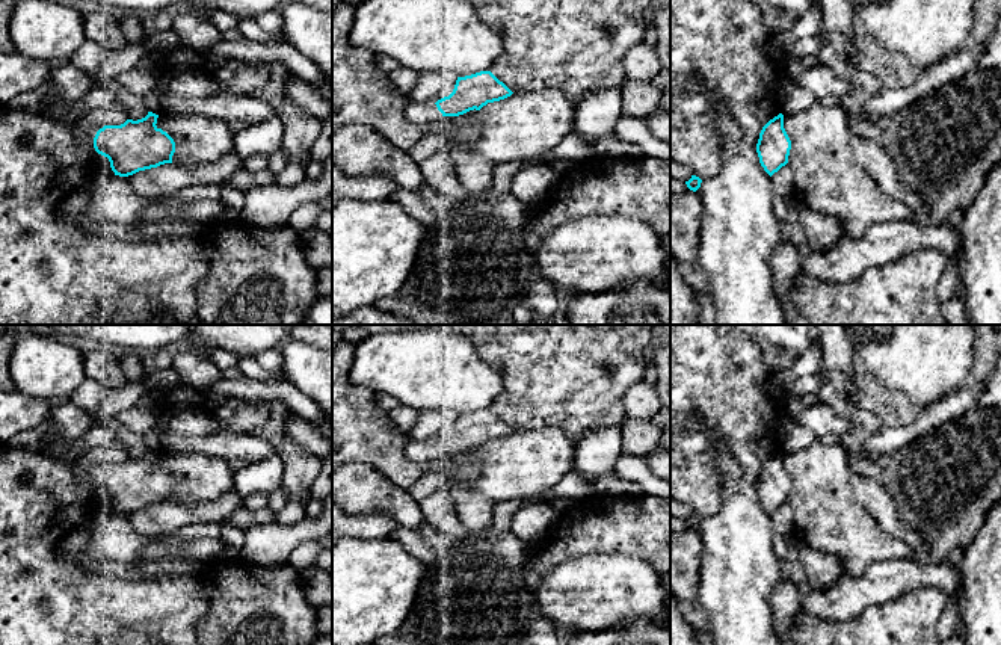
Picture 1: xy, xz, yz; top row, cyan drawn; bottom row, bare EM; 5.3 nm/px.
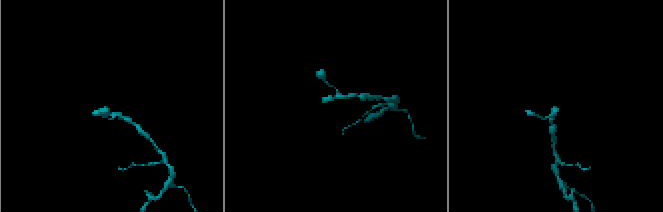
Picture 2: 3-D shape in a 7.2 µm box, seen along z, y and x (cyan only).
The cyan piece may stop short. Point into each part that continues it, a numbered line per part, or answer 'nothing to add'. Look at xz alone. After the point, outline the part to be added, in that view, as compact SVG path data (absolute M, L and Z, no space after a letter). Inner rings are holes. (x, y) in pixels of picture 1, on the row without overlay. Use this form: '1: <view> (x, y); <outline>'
1: xz (426, 450); M411 438L405 447L405 455L414 462L427 464L442 456L436 443L432 440L414 440Z

